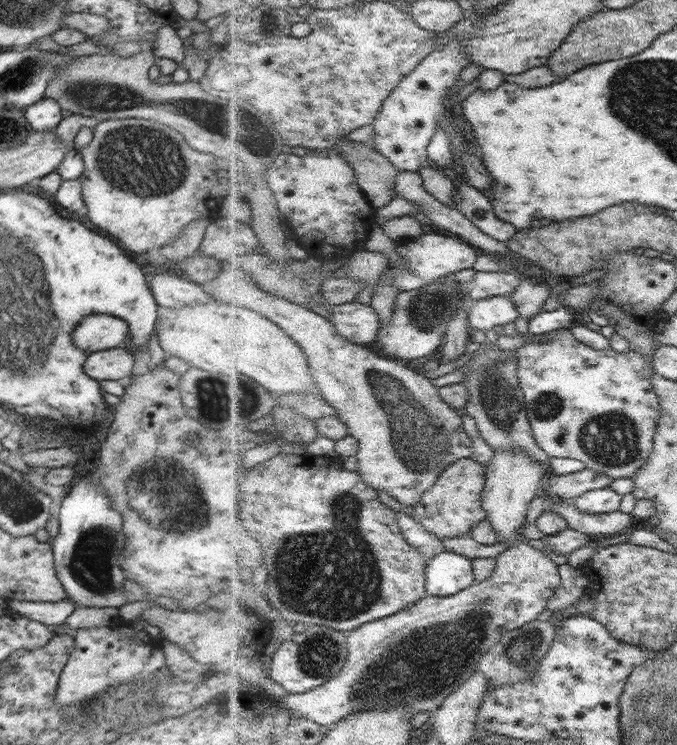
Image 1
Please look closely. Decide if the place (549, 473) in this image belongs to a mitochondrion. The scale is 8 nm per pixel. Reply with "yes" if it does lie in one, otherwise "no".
no

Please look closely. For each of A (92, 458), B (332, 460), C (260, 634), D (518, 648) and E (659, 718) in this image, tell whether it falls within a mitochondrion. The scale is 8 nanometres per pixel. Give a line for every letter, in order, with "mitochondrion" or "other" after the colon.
A: other
B: other
C: other
D: mitochondrion
E: mitochondrion

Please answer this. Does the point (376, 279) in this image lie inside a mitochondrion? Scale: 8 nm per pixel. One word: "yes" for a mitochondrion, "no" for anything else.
no

